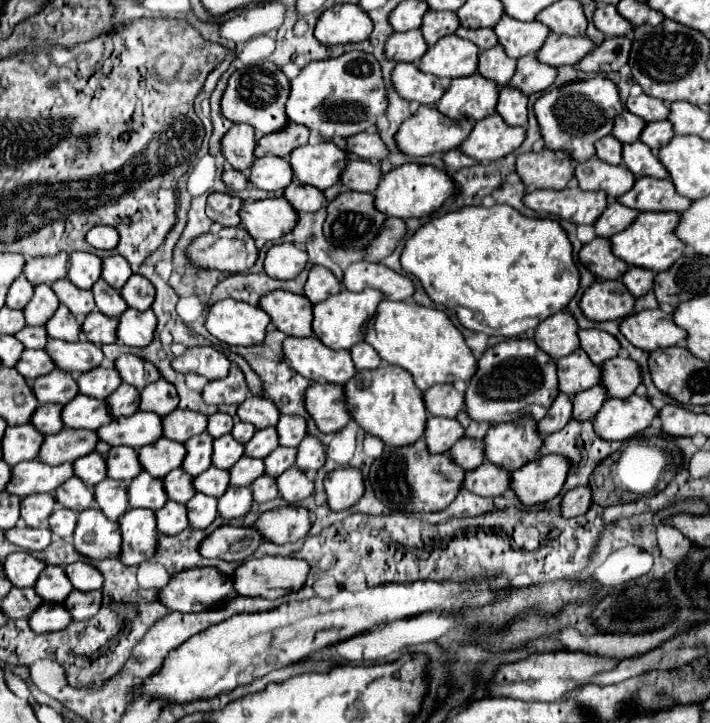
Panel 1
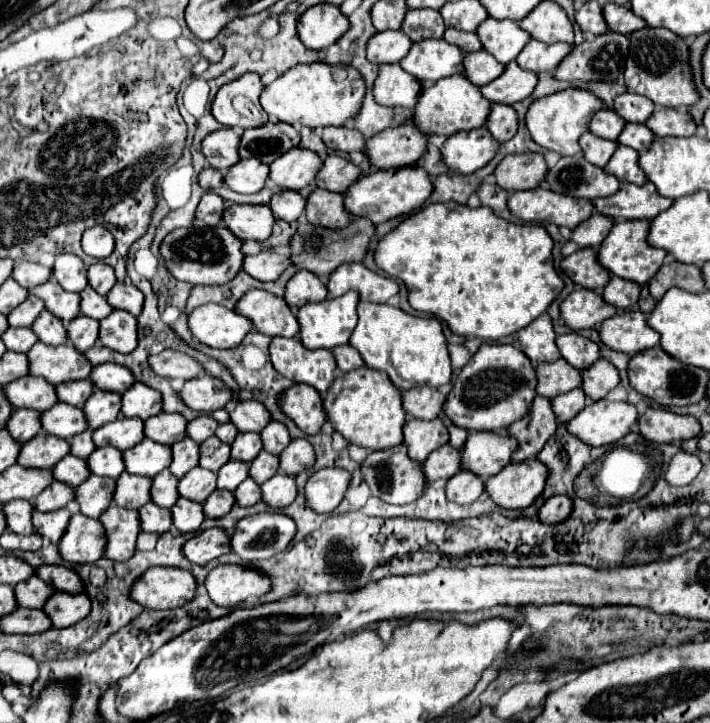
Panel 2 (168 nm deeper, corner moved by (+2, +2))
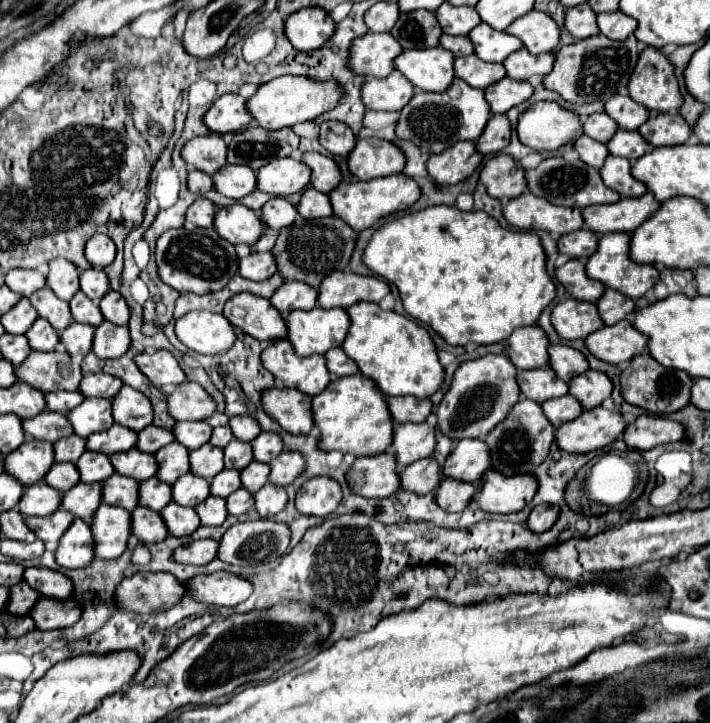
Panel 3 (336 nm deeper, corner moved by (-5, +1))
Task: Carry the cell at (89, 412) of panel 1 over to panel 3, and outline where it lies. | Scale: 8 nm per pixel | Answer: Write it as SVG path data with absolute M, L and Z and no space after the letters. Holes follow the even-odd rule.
M41 412L39 416L25 420L25 434L31 434L37 440L57 442L61 438L67 438L73 434L73 426L69 418L61 412Z

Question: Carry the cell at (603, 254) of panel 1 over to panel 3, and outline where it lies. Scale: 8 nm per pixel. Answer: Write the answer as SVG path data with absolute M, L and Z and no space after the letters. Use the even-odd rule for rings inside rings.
M569 260L555 270L557 280L567 288L567 292L583 302L597 302L605 292L605 284L589 278L585 274L585 264L581 260Z

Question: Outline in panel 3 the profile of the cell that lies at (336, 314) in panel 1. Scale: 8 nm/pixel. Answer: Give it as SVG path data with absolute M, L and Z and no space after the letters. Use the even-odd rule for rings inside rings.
M315 306L313 310L293 310L287 316L289 340L297 356L325 354L327 350L341 346L349 326L351 318L347 310L325 310Z

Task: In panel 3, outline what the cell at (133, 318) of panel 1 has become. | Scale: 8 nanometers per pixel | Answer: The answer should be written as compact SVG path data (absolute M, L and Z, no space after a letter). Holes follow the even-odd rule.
M101 322L95 330L93 352L99 358L119 358L131 346L129 326L117 326L113 322Z

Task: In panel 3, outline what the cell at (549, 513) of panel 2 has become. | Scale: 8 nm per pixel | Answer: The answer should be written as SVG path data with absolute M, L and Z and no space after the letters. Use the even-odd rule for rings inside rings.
M539 504L533 508L531 516L529 516L529 528L533 532L545 532L549 528L555 526L555 522L559 520L559 506L553 506L553 504Z

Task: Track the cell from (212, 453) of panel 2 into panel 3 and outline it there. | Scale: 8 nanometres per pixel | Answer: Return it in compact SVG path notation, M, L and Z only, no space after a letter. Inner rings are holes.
M205 444L197 450L193 450L189 454L189 462L191 462L191 472L201 478L207 478L207 480L217 476L225 468L223 450L217 446L211 446L211 444Z

